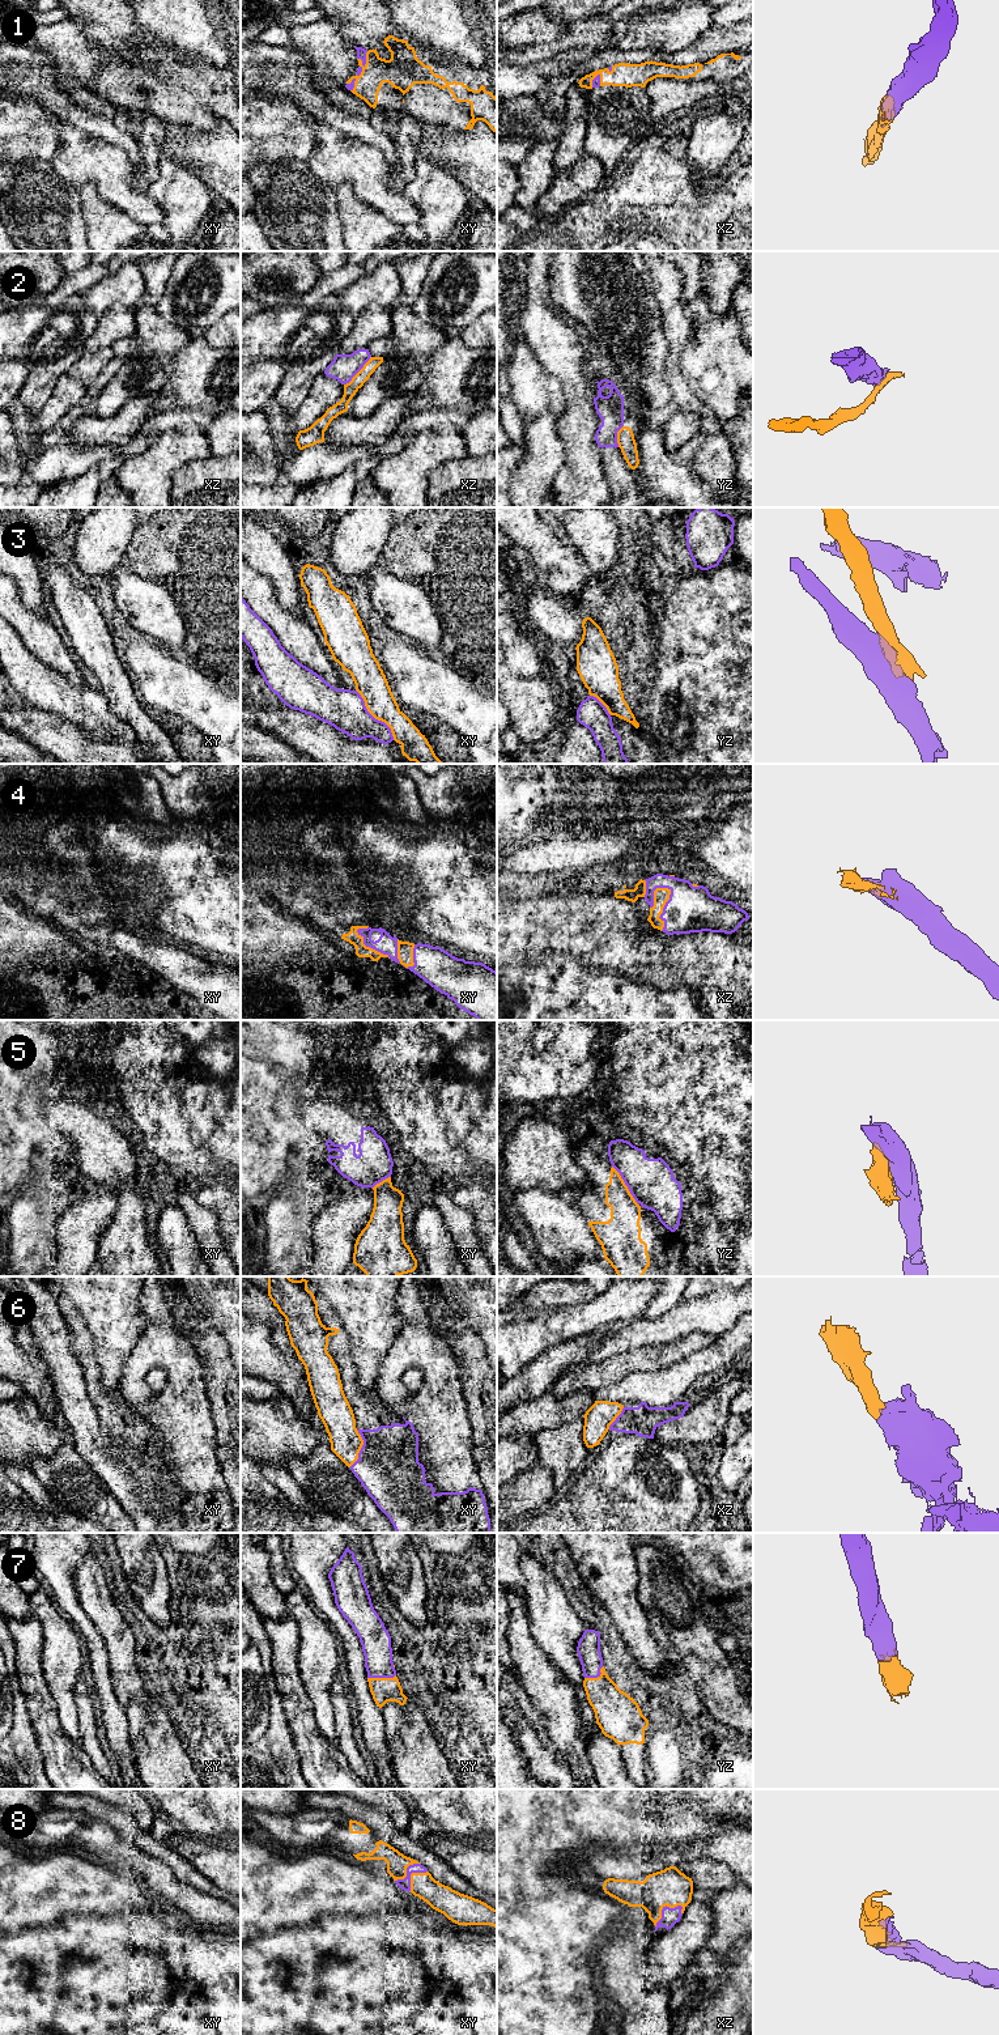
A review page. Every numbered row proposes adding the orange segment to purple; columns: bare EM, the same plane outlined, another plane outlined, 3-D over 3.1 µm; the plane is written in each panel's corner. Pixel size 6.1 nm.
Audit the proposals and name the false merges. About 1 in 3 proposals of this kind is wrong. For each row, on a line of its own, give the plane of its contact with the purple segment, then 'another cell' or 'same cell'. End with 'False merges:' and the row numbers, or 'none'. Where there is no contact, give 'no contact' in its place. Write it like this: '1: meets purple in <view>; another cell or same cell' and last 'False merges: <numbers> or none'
1: meets purple in xy; same cell
2: meets purple in xz; another cell
3: meets purple in xy; another cell
4: meets purple in xz; same cell
5: meets purple in yz; another cell
6: meets purple in xy; same cell
7: meets purple in xy; same cell
8: meets purple in xz; same cell
False merges: 2, 3, 5

